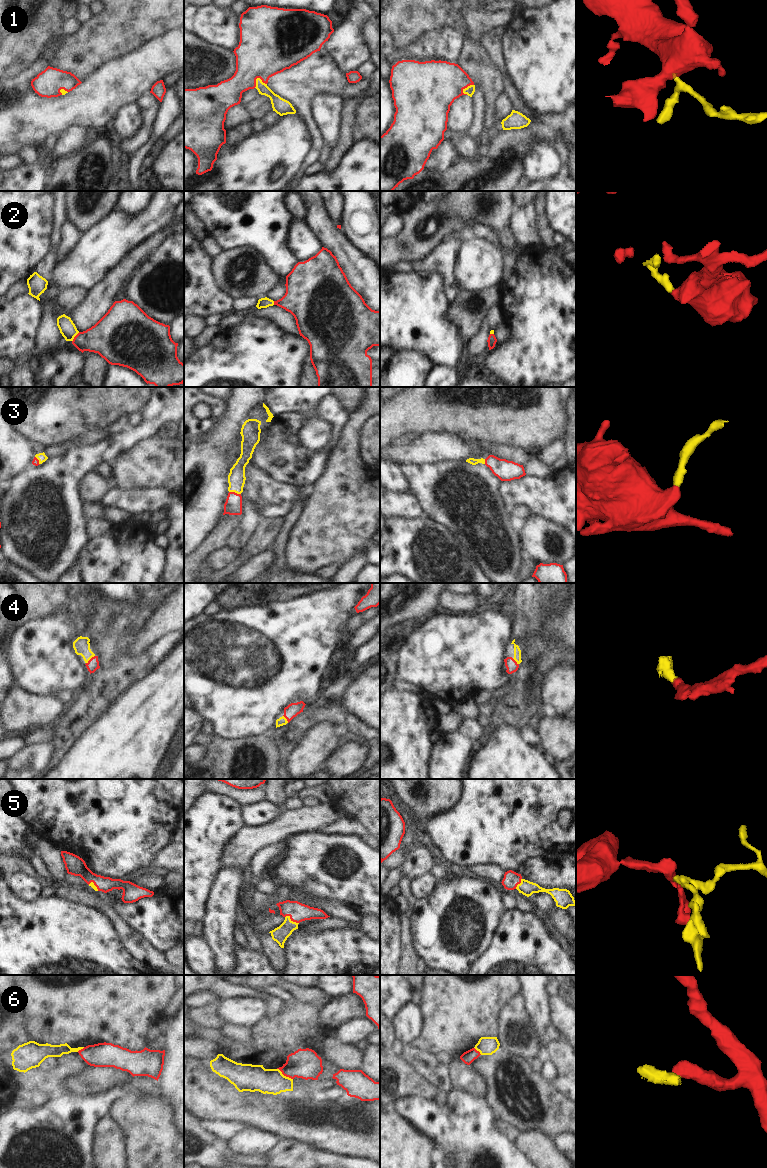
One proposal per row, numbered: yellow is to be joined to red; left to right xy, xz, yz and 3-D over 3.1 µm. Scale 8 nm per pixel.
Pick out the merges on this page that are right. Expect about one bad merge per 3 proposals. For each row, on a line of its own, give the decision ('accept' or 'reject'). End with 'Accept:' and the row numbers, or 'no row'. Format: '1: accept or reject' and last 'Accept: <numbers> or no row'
1: accept
2: accept
3: accept
4: accept
5: accept
6: reject
Accept: 1, 2, 3, 4, 5

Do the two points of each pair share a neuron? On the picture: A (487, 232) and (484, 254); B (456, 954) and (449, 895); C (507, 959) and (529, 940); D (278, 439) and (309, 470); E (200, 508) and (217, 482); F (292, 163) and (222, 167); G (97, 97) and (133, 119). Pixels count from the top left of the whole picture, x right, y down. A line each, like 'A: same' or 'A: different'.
A: different
B: same
C: same
D: same
E: same
F: same
G: different

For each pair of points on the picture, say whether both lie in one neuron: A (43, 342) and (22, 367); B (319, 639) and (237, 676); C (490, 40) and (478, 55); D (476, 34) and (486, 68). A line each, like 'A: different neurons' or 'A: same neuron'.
A: same neuron
B: same neuron
C: different neurons
D: different neurons

